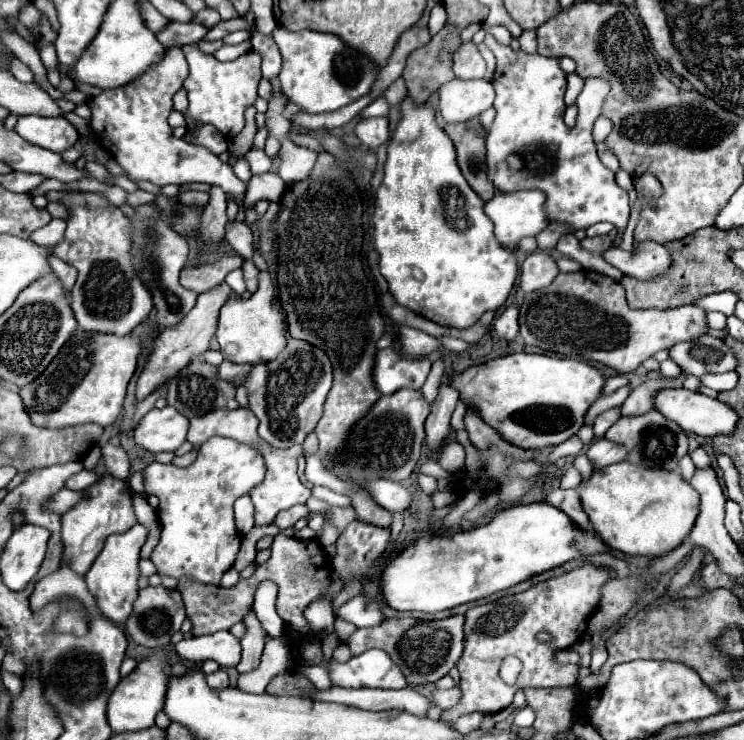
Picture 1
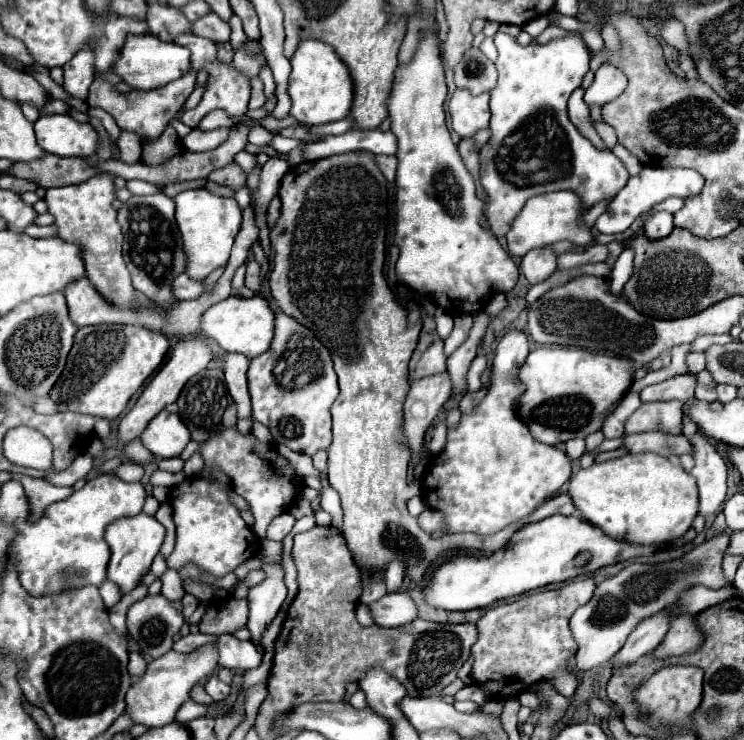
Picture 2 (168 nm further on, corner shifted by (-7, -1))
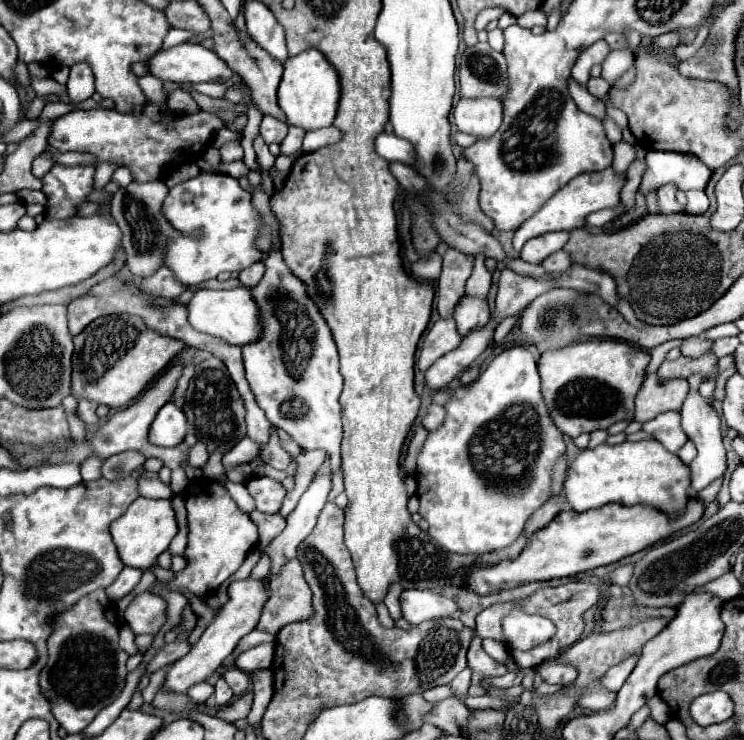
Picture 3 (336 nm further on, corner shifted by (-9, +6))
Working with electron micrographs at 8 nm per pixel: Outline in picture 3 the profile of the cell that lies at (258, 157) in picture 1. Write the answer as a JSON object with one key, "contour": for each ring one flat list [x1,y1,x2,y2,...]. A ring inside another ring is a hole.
{"contour":[[234,287,234,289,198,289,192,299,186,305,188,309,188,321,194,329,220,337,228,341,230,345,244,345,260,335,260,317,258,307,250,295,250,289,246,287]]}

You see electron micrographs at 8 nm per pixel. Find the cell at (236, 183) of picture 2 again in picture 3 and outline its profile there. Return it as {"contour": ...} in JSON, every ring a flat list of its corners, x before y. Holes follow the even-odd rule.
{"contour":[[228,141,228,143,224,143,224,145,220,147,220,155,222,155,222,161,226,161,226,163,242,159,240,141]]}

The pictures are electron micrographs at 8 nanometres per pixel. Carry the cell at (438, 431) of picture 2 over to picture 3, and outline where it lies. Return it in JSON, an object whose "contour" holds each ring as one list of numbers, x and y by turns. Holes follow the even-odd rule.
{"contour":[[430,405,428,407,428,413,426,413,426,417,422,419,422,425,428,429,428,431,432,431,432,429,436,429,442,421,444,421,444,407,442,405]]}

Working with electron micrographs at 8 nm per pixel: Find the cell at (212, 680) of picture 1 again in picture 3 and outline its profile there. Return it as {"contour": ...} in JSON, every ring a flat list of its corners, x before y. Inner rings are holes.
{"contour":[[220,677,220,679,216,681,216,707,228,705,228,703,232,701,232,697,234,697,232,689,230,689,230,687,226,685,226,681]]}

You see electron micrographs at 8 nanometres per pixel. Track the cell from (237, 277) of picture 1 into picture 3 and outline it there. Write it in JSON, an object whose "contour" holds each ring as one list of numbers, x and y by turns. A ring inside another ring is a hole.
{"contour":[[200,173,194,179,178,183,176,187,172,187,168,191,166,201,162,205,162,213,164,213,166,221,170,221,170,225,174,225,174,229,178,233,190,233,194,229,200,229,204,233,202,239,192,239,190,235,180,235,174,241,170,241,170,249,166,251,164,265,184,285,200,285,200,283,204,283,208,279,217,278,222,271,240,273,242,269,246,269,252,263,262,259,262,251,256,247,256,239,258,239,258,233,260,233,264,221,262,221,260,213,252,205,252,195,248,191,244,191,238,185,238,179,234,179,230,175,224,175,224,173]]}

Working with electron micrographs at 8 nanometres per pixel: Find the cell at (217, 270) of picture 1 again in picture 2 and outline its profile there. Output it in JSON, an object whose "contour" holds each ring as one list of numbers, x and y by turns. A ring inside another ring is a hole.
{"contour":[[180,274,174,282,174,296,178,300,194,300,206,290,206,280,192,280,188,274]]}

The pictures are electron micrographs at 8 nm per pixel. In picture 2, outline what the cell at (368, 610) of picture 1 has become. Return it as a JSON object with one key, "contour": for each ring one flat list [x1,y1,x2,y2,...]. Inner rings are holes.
{"contour":[[394,592,394,594,386,594,380,602,370,604,370,612,374,624,384,628,396,628,416,618,416,604,410,600,408,594]]}

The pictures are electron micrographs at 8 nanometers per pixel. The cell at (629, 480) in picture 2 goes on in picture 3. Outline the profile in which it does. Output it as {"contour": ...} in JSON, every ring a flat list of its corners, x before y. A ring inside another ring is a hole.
{"contour":[[624,441,618,445,602,443,596,449,584,449,568,465,564,495,574,511,598,509,606,503,650,505,666,513,676,513,690,499,690,469,678,455,666,451,658,441]]}

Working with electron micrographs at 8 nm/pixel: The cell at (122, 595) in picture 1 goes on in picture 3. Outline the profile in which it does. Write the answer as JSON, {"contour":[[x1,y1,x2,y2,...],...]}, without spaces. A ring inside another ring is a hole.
{"contour":[[138,497,122,517,118,517,110,525,112,539,118,547,120,559,128,567,138,567,146,569,154,565,156,557,168,549,170,541,178,533,178,523,176,523,176,513,172,509,170,499,148,499,148,497]]}

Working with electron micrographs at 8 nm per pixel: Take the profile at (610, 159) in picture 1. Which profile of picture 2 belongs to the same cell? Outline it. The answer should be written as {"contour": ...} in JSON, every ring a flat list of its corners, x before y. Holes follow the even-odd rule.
{"contour":[[594,122,594,126,596,126,598,136,606,144,606,148,614,148,616,146,616,132,614,132,614,128,608,126,608,124,604,124,604,122]]}

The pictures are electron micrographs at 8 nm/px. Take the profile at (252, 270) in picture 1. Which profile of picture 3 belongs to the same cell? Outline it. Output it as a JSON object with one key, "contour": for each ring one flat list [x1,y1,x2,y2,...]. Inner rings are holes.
{"contour":[[258,261,254,265,250,265,248,269,244,269,240,275,238,275,238,281,244,285,244,287,254,287,264,275,264,263]]}

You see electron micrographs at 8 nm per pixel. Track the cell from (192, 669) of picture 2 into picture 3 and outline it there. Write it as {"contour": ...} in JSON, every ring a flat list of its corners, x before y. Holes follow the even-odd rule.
{"contour":[[248,577,244,581,230,583,226,605,214,615,212,623,206,627,200,641,192,647,192,651,188,655,184,655,182,659,178,659,176,663,170,665,166,681,164,681,166,689,186,693,188,687,206,681,222,665,222,661,234,651,238,641,258,625,258,617,262,615,262,607,266,601,268,601,268,589,264,587,262,579]]}

